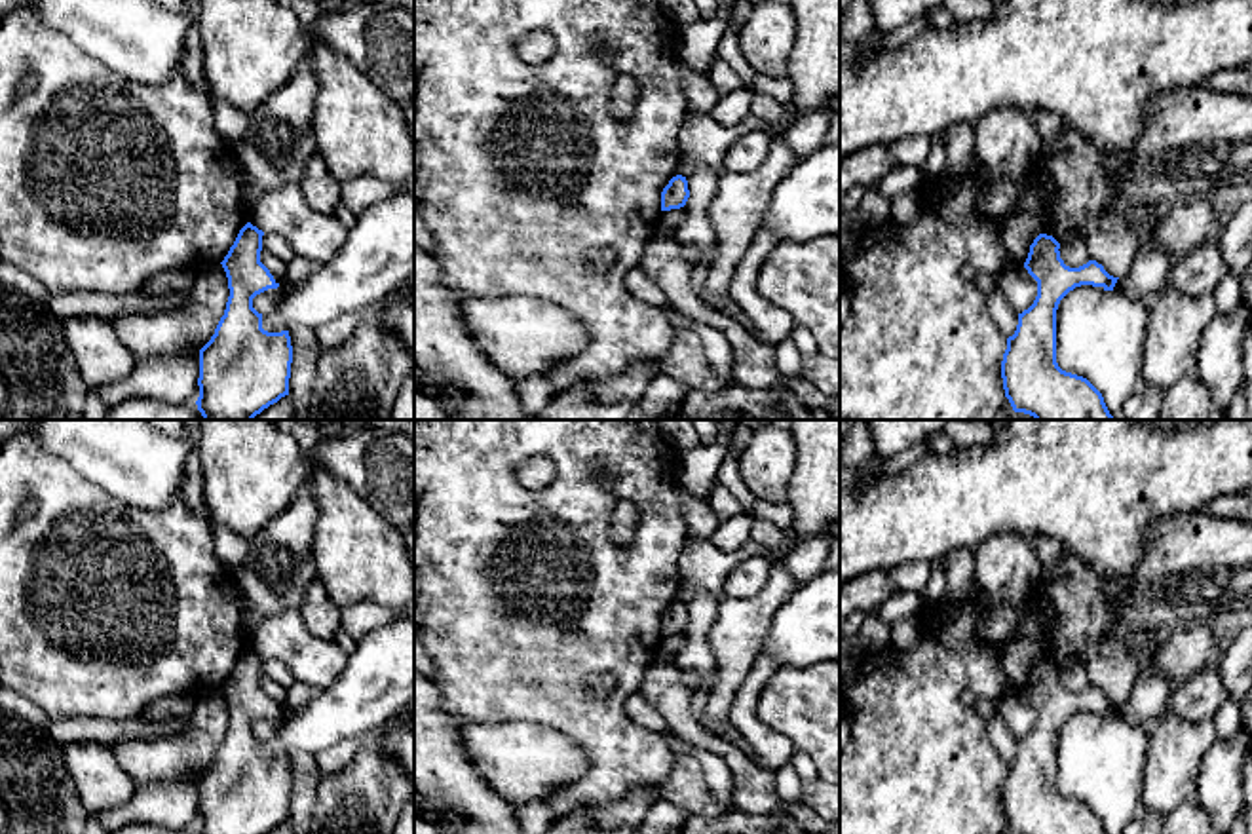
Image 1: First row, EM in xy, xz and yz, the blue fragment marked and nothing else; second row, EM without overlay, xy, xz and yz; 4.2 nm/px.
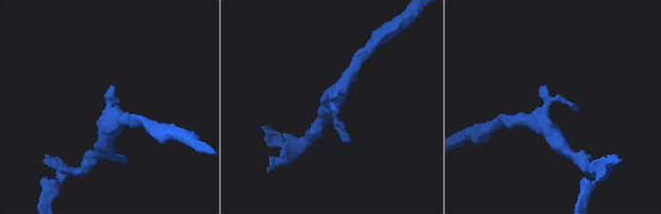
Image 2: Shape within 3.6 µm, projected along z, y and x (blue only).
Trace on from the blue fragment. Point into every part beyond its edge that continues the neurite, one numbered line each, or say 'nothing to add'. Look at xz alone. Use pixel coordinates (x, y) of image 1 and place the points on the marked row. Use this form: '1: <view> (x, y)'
nothing to add

